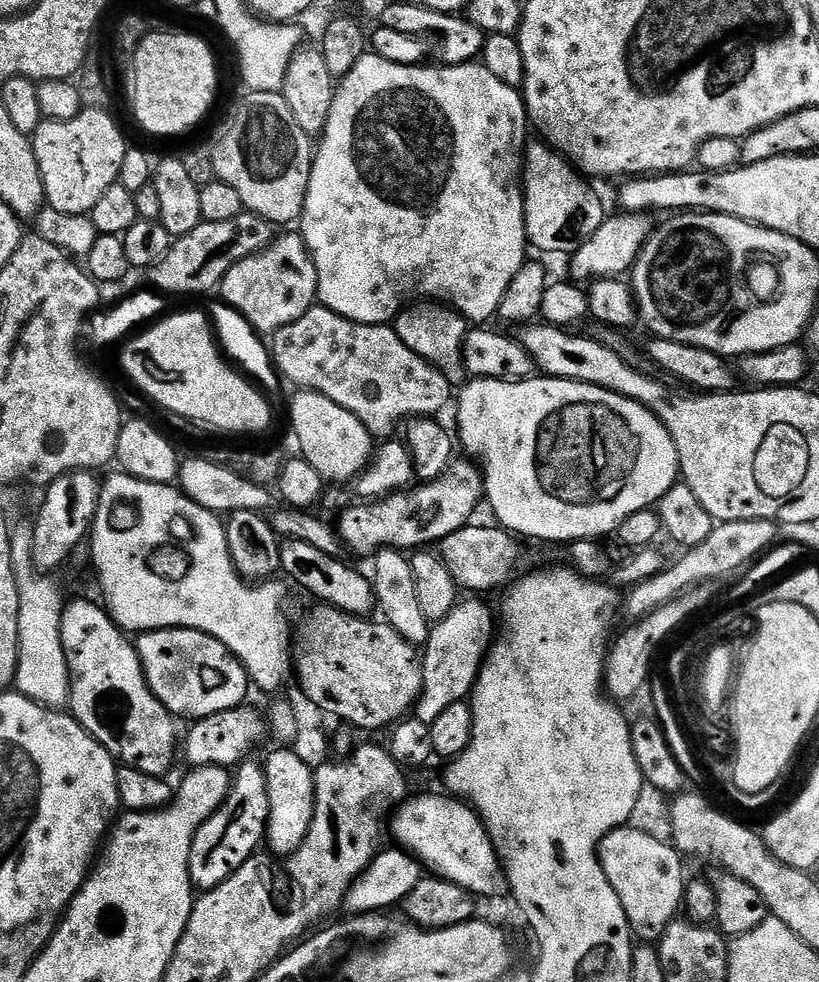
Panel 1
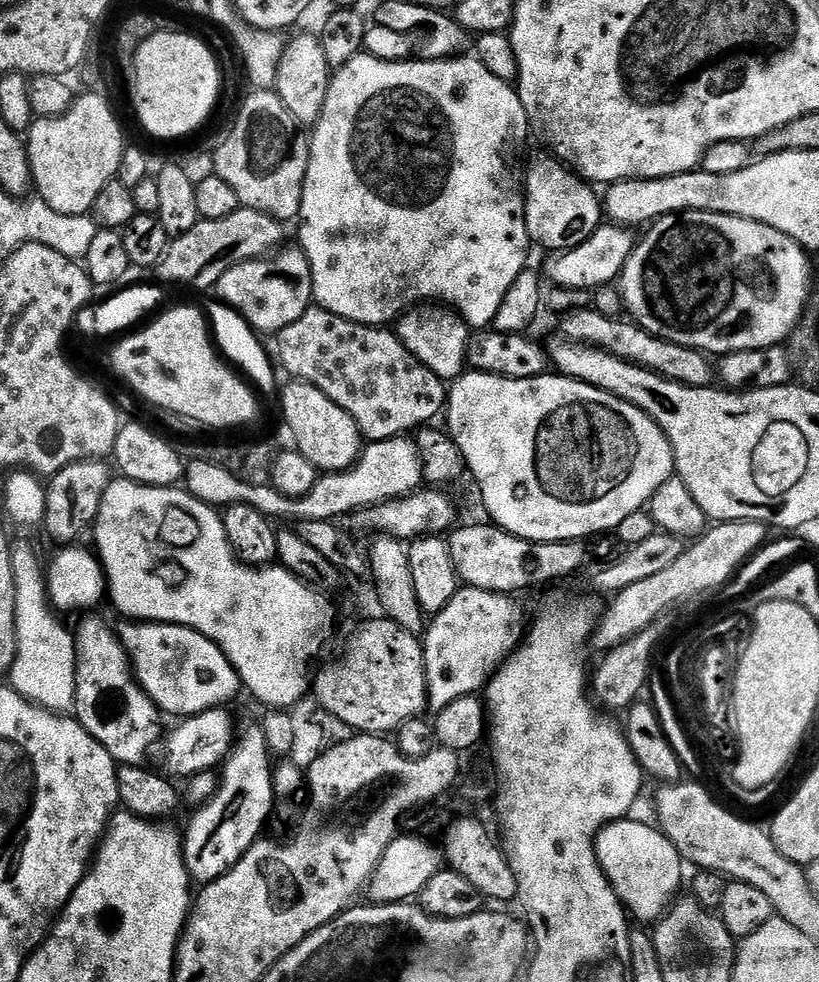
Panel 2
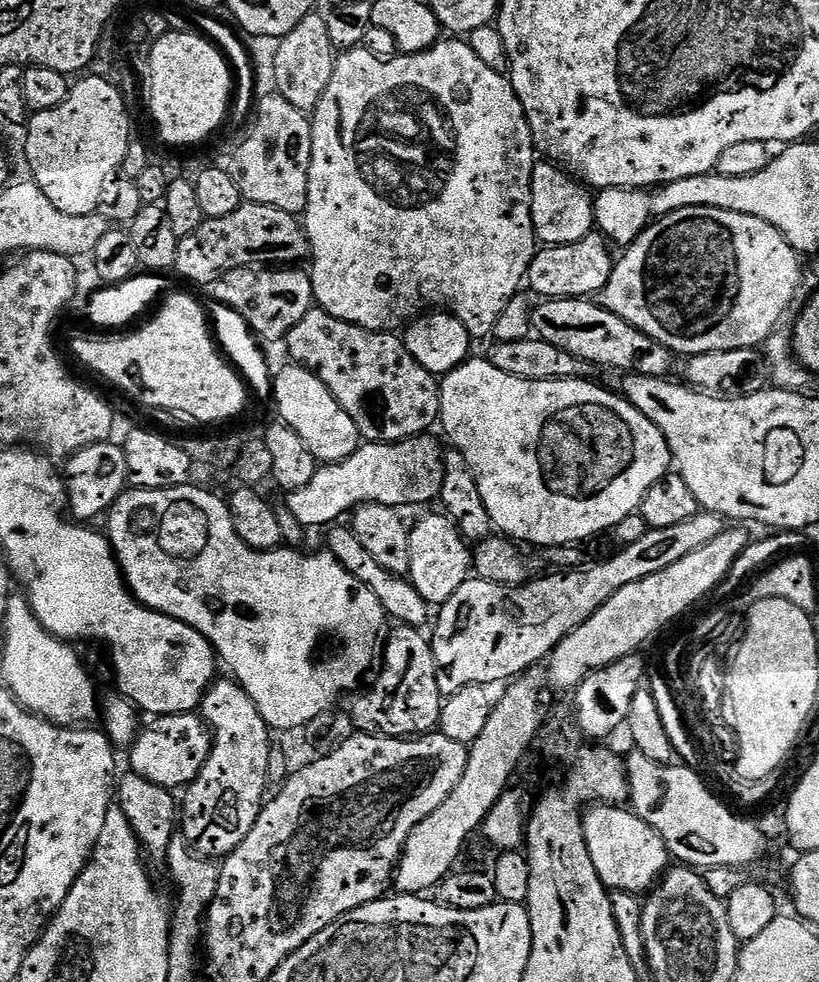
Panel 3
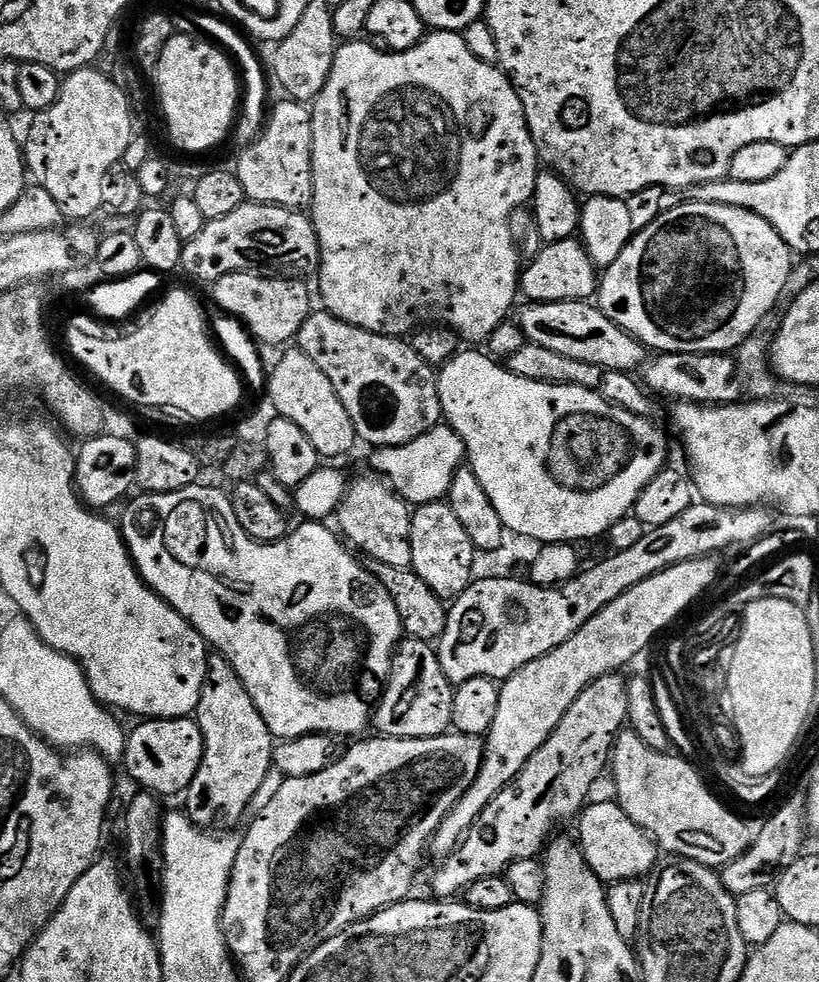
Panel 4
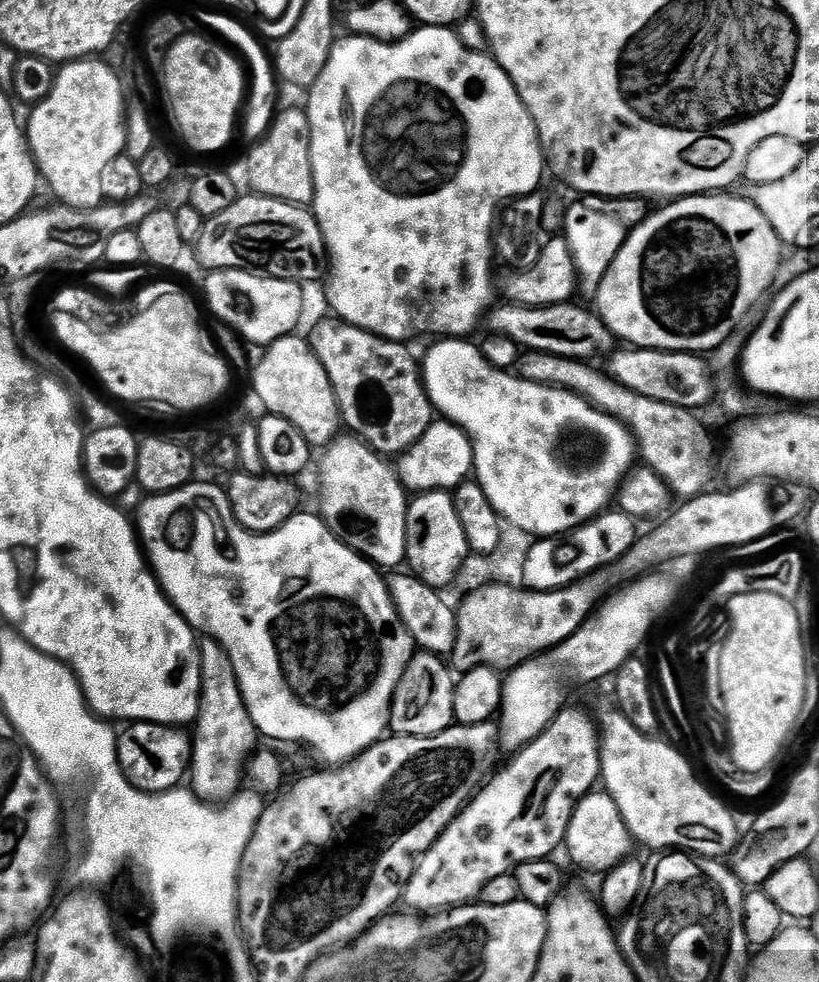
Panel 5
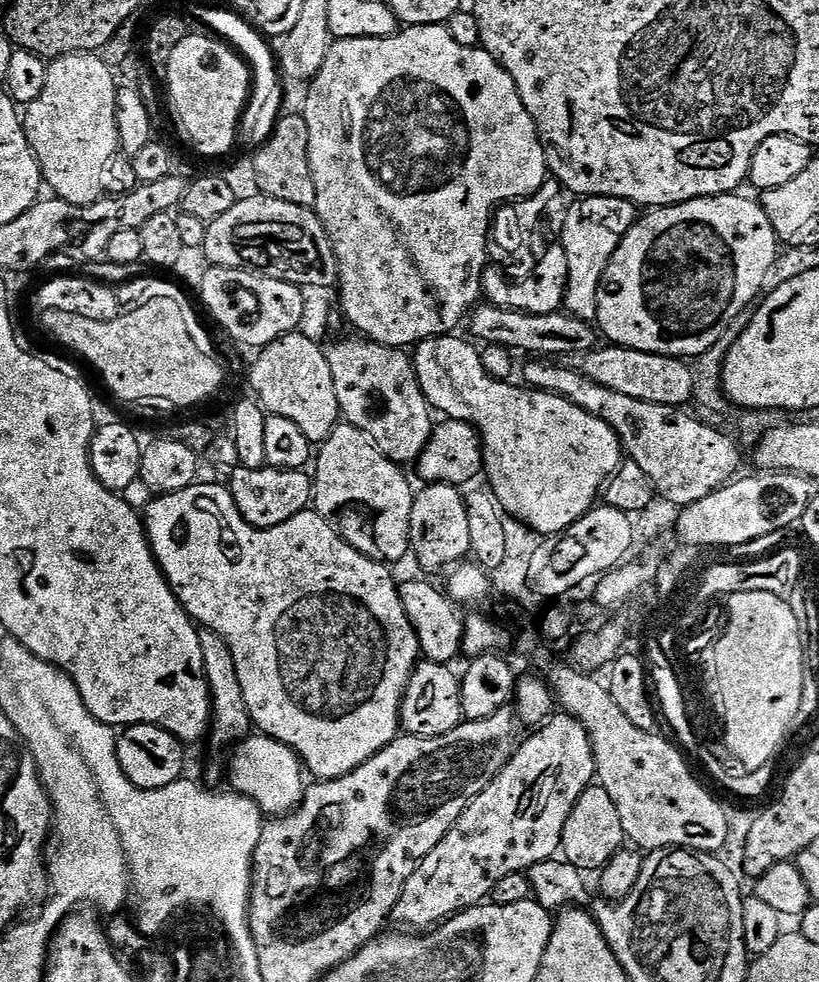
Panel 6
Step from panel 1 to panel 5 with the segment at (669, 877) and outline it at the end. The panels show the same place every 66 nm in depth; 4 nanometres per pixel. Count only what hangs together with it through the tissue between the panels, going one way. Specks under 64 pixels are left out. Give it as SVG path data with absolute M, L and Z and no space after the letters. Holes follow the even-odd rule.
M593 790L581 798L570 818L567 848L569 858L578 867L589 868L592 872L600 872L599 874L607 874L611 868L617 868L623 860L629 859L631 852L628 851L634 848L634 841L618 806L607 791Z

